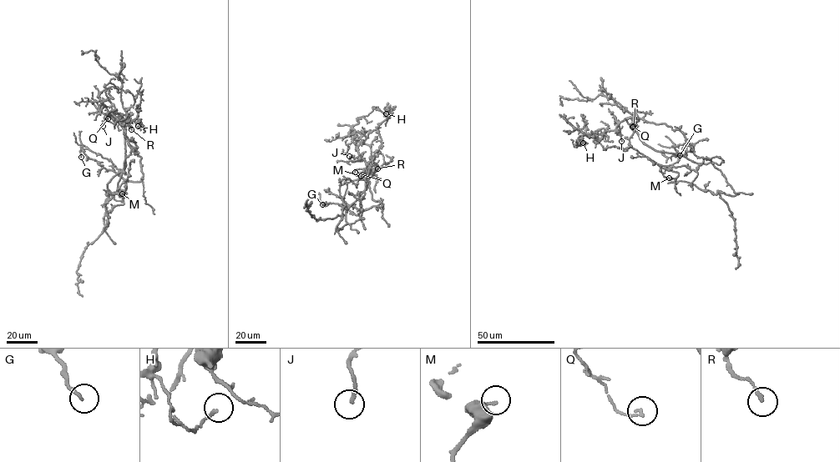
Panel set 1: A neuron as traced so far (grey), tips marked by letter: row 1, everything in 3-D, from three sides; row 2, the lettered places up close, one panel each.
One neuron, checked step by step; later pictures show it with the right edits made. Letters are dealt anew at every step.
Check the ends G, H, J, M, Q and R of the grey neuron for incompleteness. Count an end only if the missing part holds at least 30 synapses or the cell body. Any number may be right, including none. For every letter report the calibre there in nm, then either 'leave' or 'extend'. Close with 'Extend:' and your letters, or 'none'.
G: 130 nm thick; leave
H: 100 nm thick; leave
J: 180 nm thick; extend
M: 300 nm thick; leave
Q: 120 nm thick; leave
R: 150 nm thick; leave
Extend: J

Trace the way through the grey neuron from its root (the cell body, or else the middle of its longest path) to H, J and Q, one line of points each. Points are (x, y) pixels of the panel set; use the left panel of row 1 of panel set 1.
H: (125, 151), (123, 128), (112, 117), (123, 117), (108, 112), (122, 124), (141, 119), (138, 126)
J: (125, 151), (123, 128), (112, 117), (121, 119), (121, 114), (110, 115), (103, 126)
Q: (125, 151), (123, 128), (112, 117), (121, 119), (121, 114), (111, 112), (108, 118)

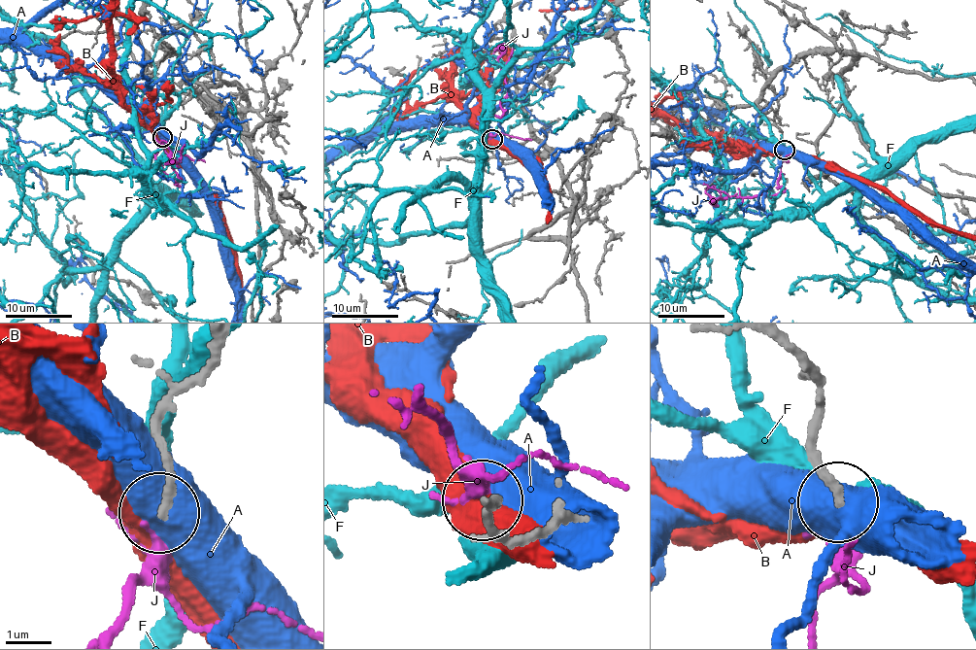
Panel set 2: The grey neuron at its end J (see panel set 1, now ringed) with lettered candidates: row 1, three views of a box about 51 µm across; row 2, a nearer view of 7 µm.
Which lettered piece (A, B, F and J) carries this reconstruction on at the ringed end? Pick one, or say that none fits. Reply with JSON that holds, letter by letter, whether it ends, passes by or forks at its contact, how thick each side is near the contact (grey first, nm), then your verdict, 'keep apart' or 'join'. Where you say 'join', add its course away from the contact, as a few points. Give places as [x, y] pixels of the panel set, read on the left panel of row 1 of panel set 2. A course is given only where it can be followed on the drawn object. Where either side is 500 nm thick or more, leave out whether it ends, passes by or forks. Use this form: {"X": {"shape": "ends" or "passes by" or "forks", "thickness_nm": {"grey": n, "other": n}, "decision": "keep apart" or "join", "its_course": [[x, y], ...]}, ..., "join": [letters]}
{"A": {"thickness_nm": {"grey": 240, "other": 700}, "decision": "keep apart"}, "B": {"thickness_nm": {"grey": 180, "other": 550}, "decision": "keep apart"}, "F": {"shape": "forks", "thickness_nm": {"grey": 240, "other": 400}, "decision": "keep apart"}, "J": {"shape": "passes by", "thickness_nm": {"grey": 200, "other": 240}, "decision": "join", "its_course": [[164, 138], [155, 160], [179, 186], [174, 183], [181, 181], [169, 162], [167, 144], [152, 137]]}, "join": ["J"]}

